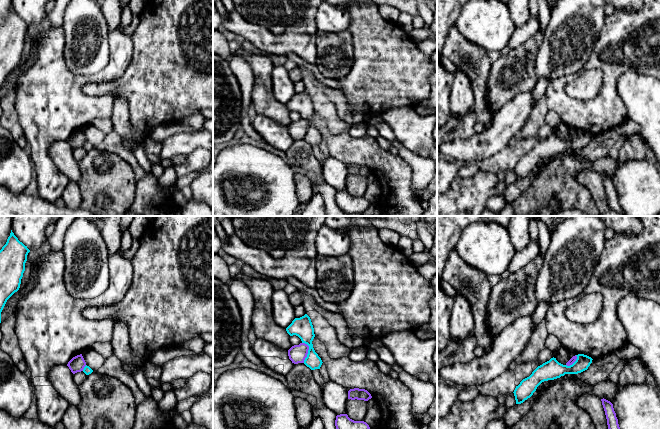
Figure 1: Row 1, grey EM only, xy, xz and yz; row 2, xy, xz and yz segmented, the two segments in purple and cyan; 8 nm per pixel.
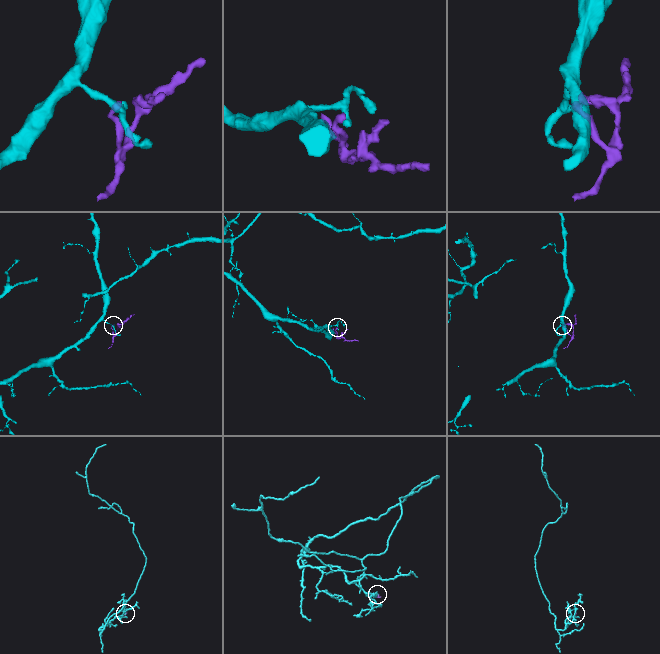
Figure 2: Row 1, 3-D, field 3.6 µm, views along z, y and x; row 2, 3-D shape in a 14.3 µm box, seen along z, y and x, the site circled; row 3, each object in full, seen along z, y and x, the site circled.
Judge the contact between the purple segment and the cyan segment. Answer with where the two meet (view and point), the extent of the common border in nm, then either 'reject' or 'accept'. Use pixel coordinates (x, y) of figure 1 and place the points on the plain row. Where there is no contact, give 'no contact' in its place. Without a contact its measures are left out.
xz (307, 127) | 170 nm | reject

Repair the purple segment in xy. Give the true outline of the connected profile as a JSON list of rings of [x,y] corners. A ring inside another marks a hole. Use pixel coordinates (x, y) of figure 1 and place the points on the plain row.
[[[80,130],[80,131],[77,131],[77,132],[73,133],[68,138],[67,142],[69,143],[69,145],[71,146],[71,148],[73,150],[75,150],[77,148],[83,147],[84,143],[86,142],[86,138],[85,138],[82,130]]]

